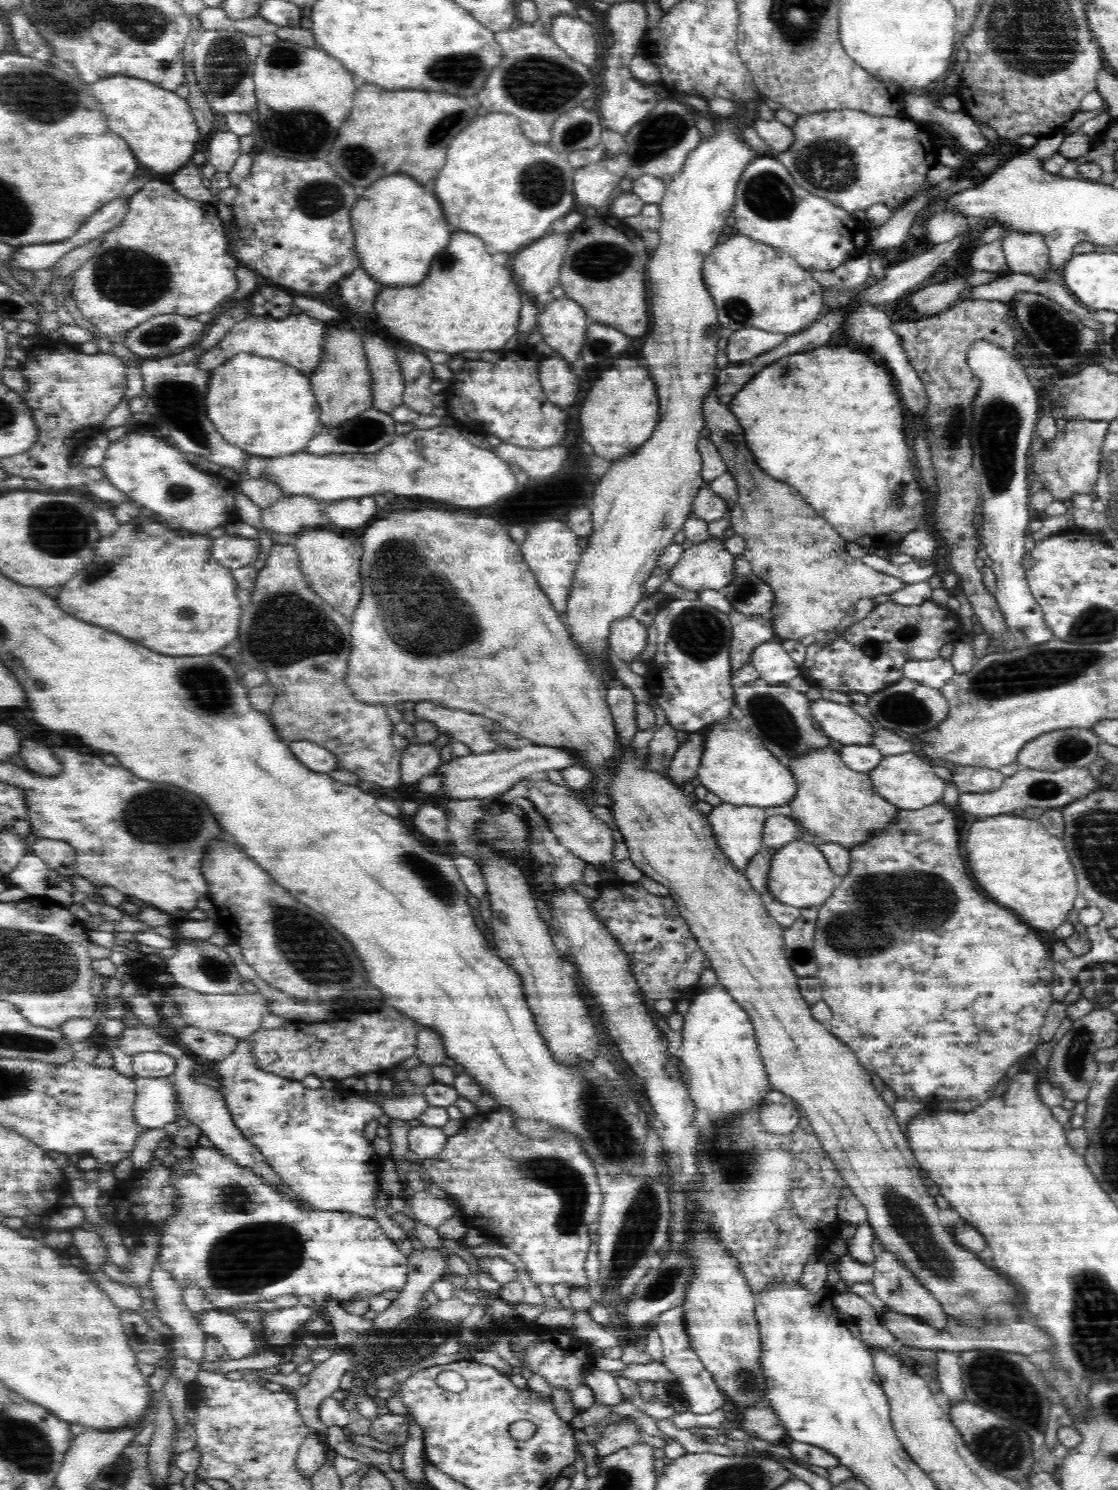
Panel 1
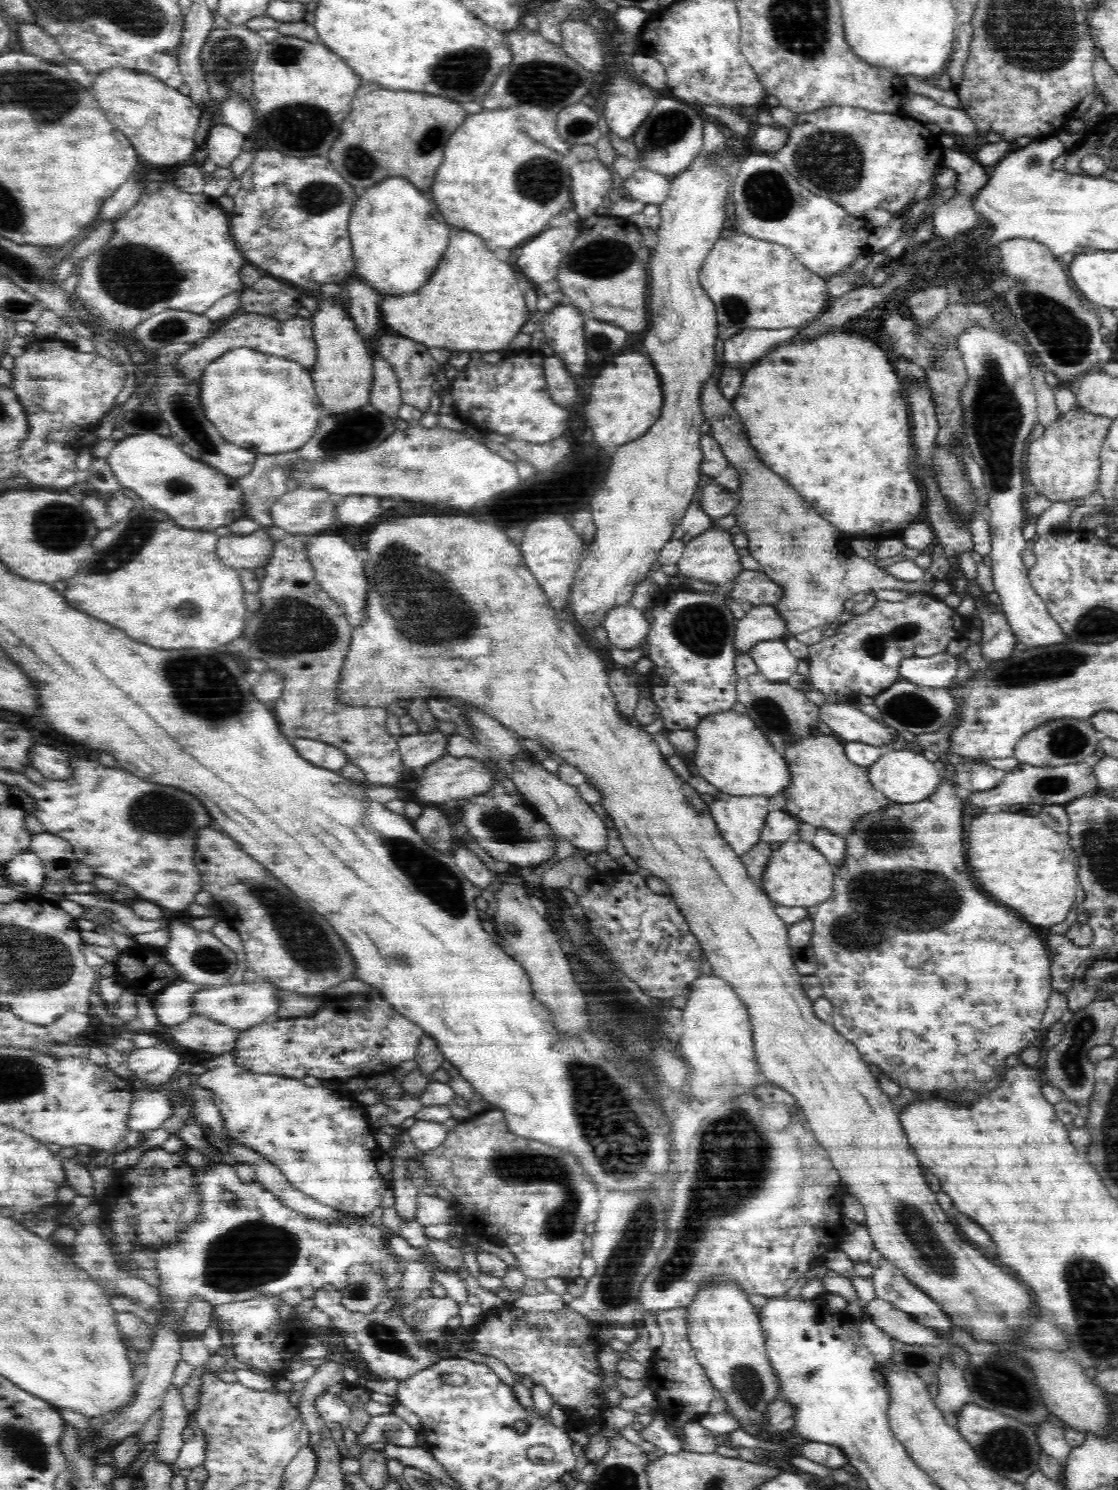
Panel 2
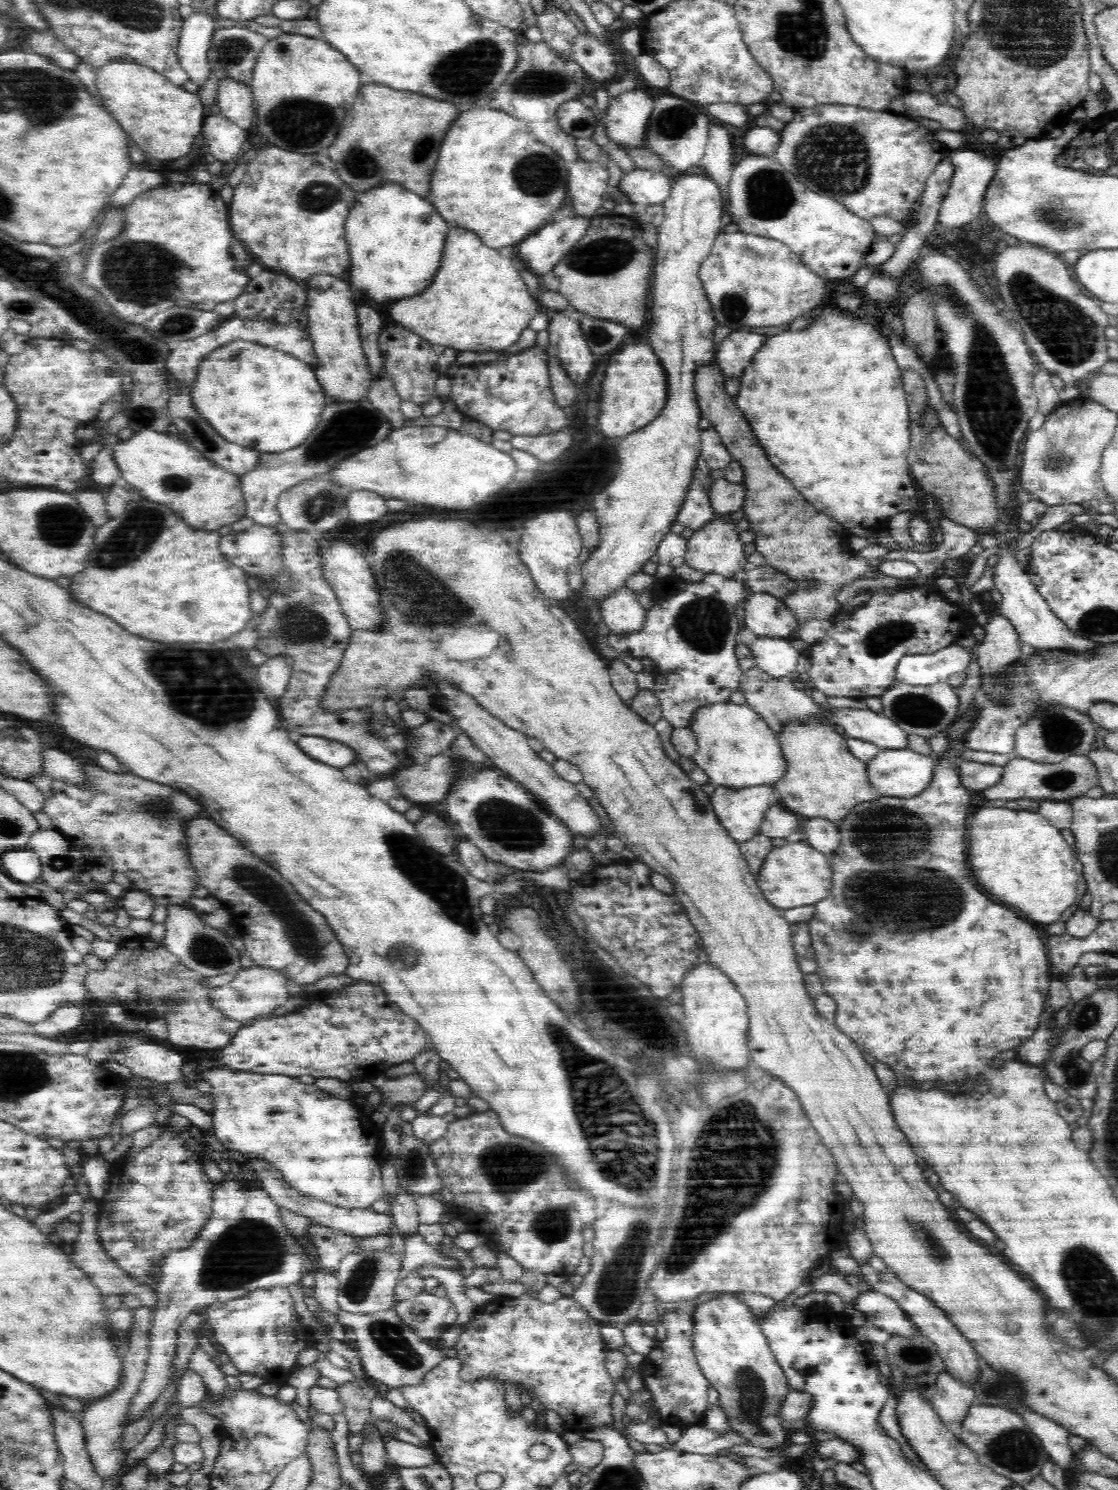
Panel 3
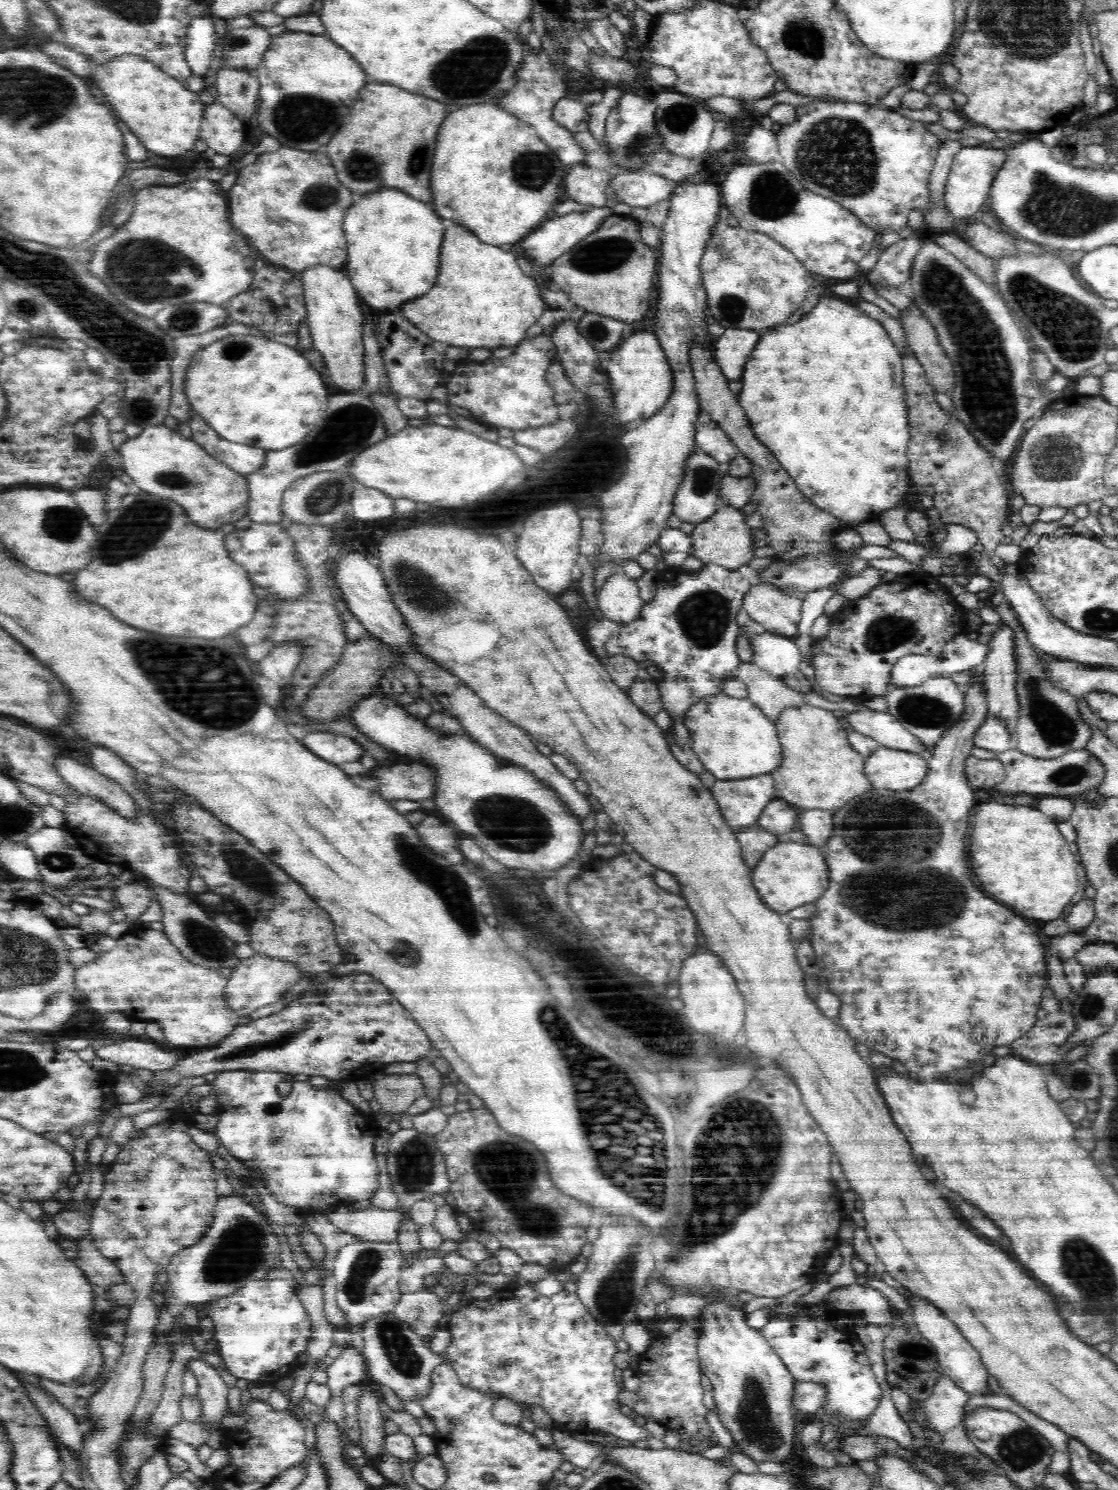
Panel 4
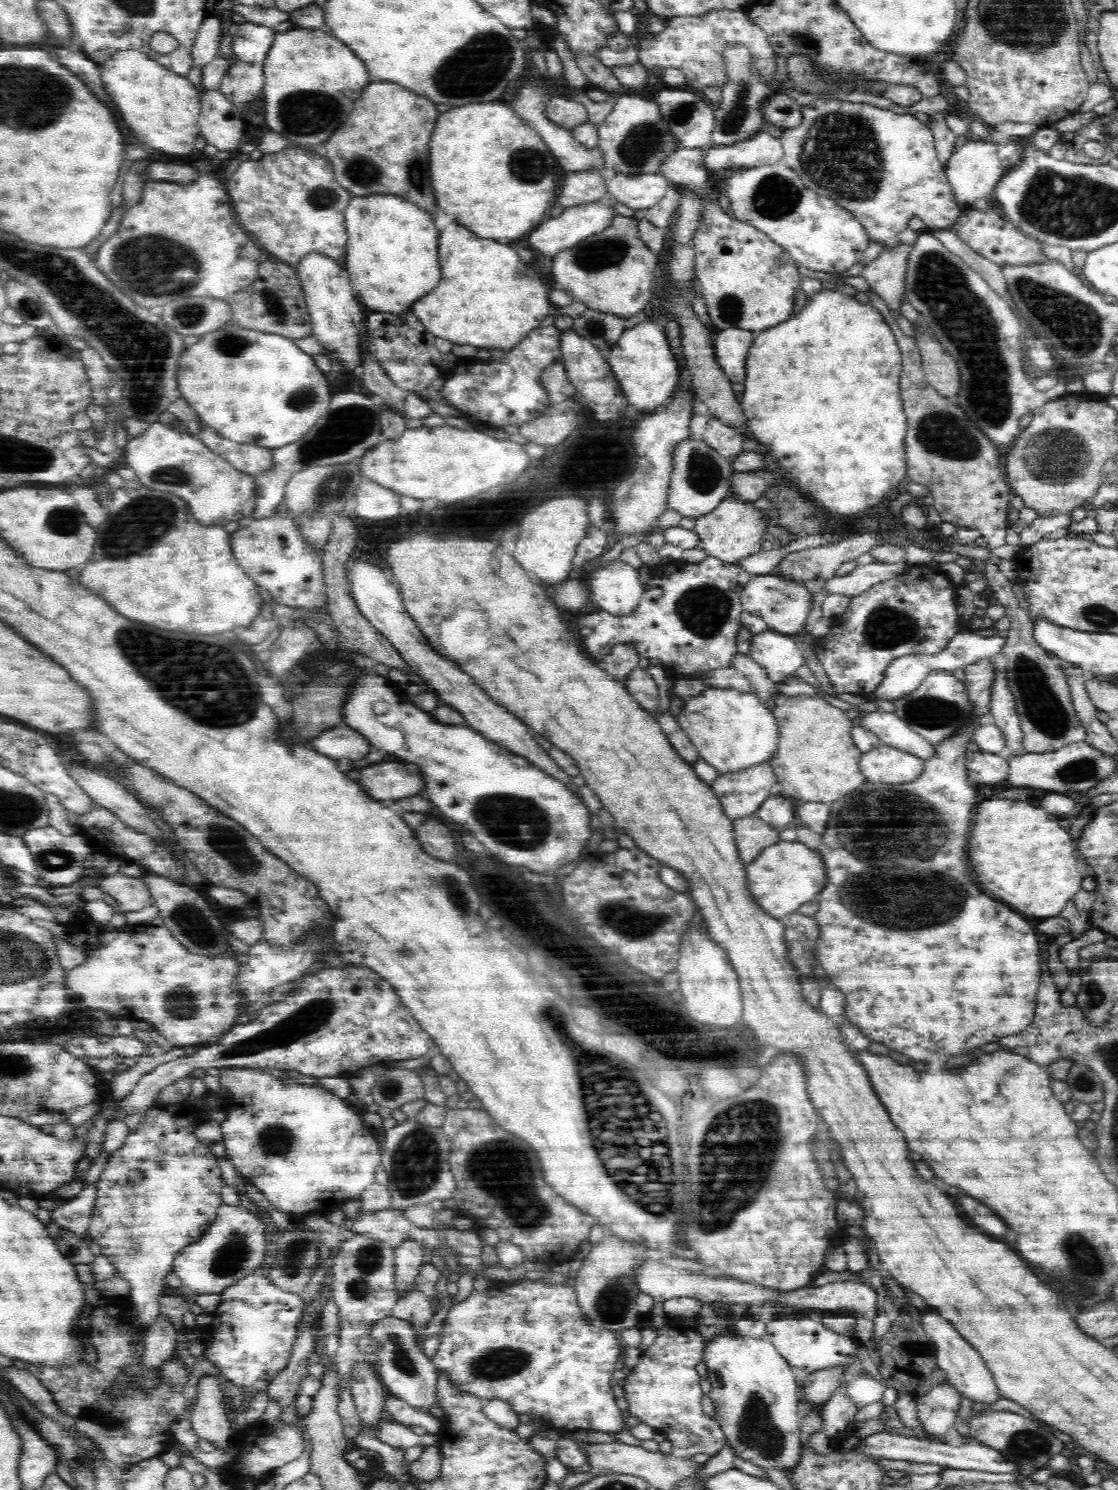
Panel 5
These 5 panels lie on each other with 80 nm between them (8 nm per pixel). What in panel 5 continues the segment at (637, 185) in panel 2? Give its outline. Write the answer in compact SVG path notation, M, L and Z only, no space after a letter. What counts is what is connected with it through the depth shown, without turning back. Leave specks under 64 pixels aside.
M618 172L612 179L605 180L608 192L616 200L643 210L658 204L672 182L660 174L639 174L638 176Z

